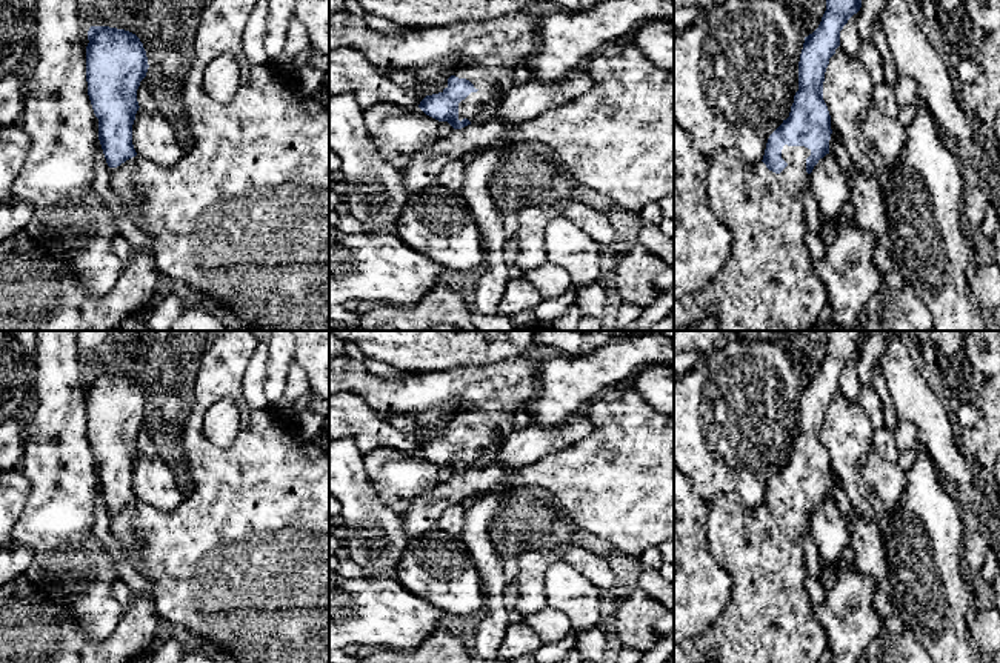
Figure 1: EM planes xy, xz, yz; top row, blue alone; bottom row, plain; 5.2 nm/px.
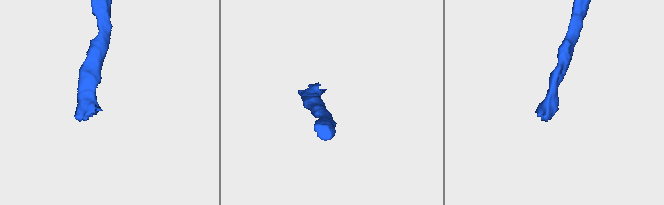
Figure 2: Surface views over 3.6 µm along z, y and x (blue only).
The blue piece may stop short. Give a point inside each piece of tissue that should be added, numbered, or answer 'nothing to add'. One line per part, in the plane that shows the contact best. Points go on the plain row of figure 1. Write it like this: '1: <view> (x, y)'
1: xz (485, 397)

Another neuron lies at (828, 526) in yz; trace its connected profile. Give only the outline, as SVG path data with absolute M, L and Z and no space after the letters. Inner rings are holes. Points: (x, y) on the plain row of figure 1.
M831 497L809 518L809 534L815 540L822 565L837 563L842 551L852 541L848 520Z

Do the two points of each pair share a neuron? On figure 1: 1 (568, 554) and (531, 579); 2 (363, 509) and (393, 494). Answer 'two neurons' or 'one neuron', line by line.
1: one neuron
2: two neurons

